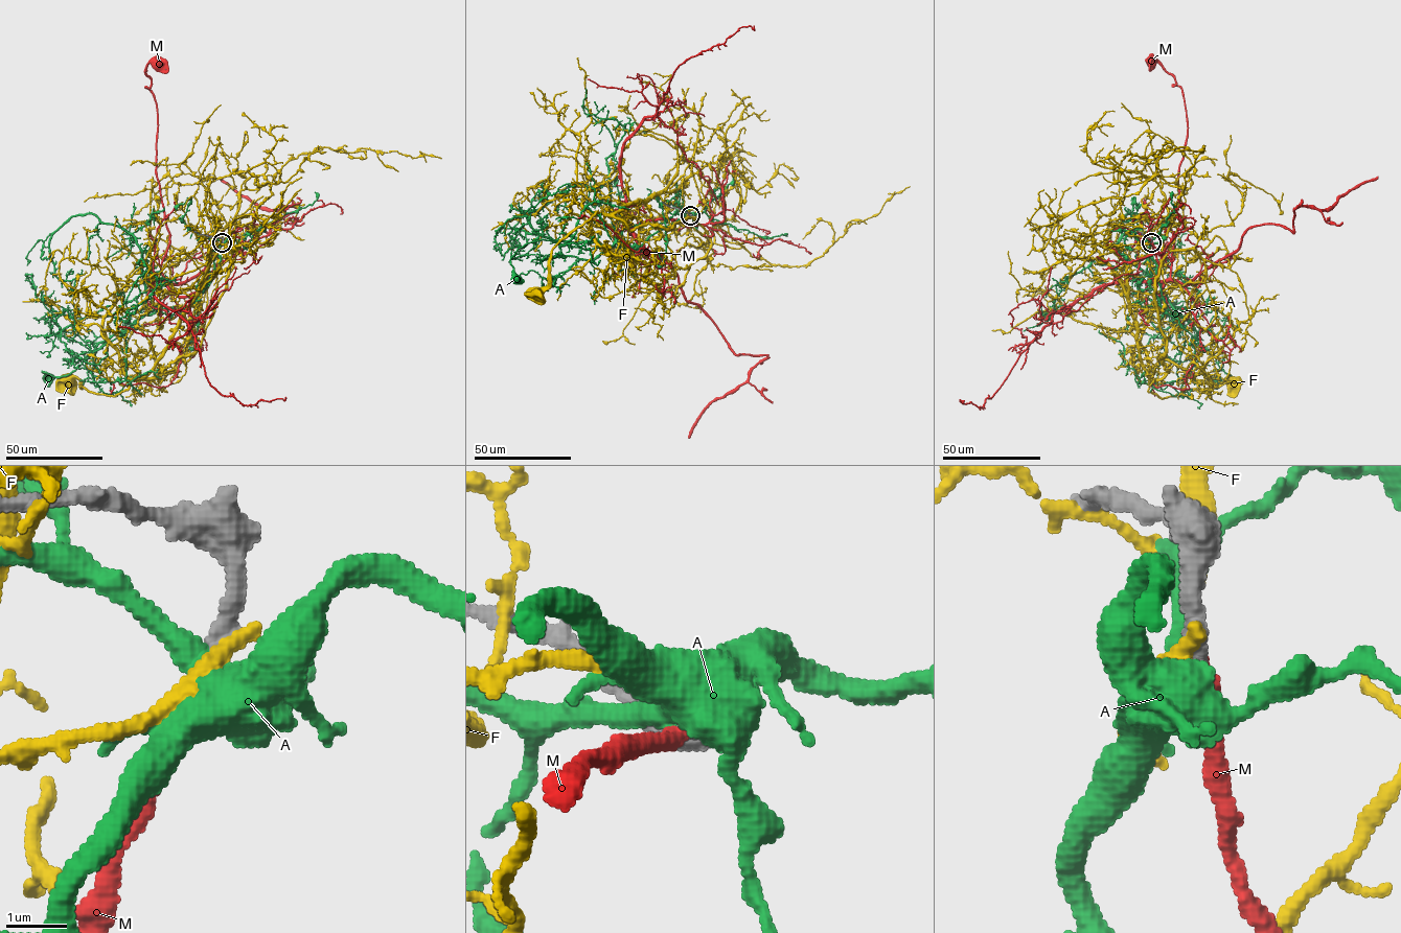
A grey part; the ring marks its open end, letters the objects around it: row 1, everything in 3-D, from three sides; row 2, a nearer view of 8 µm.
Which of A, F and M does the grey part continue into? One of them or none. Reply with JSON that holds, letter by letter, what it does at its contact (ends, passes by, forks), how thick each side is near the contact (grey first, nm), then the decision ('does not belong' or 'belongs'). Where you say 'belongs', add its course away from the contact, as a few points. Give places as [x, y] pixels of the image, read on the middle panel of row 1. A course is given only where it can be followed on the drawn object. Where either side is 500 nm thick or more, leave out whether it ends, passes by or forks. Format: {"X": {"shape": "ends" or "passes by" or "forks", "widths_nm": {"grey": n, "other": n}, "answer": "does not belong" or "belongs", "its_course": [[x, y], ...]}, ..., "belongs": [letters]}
{"A": {"widths_nm": {"grey": 320, "other": 500}, "answer": "does not belong"}, "F": {"shape": "ends", "widths_nm": {"grey": 360, "other": 340}, "answer": "does not belong"}, "M": {"shape": "ends", "widths_nm": {"grey": 320, "other": 340}, "answer": "belongs"}, "belongs": ["M"]}

